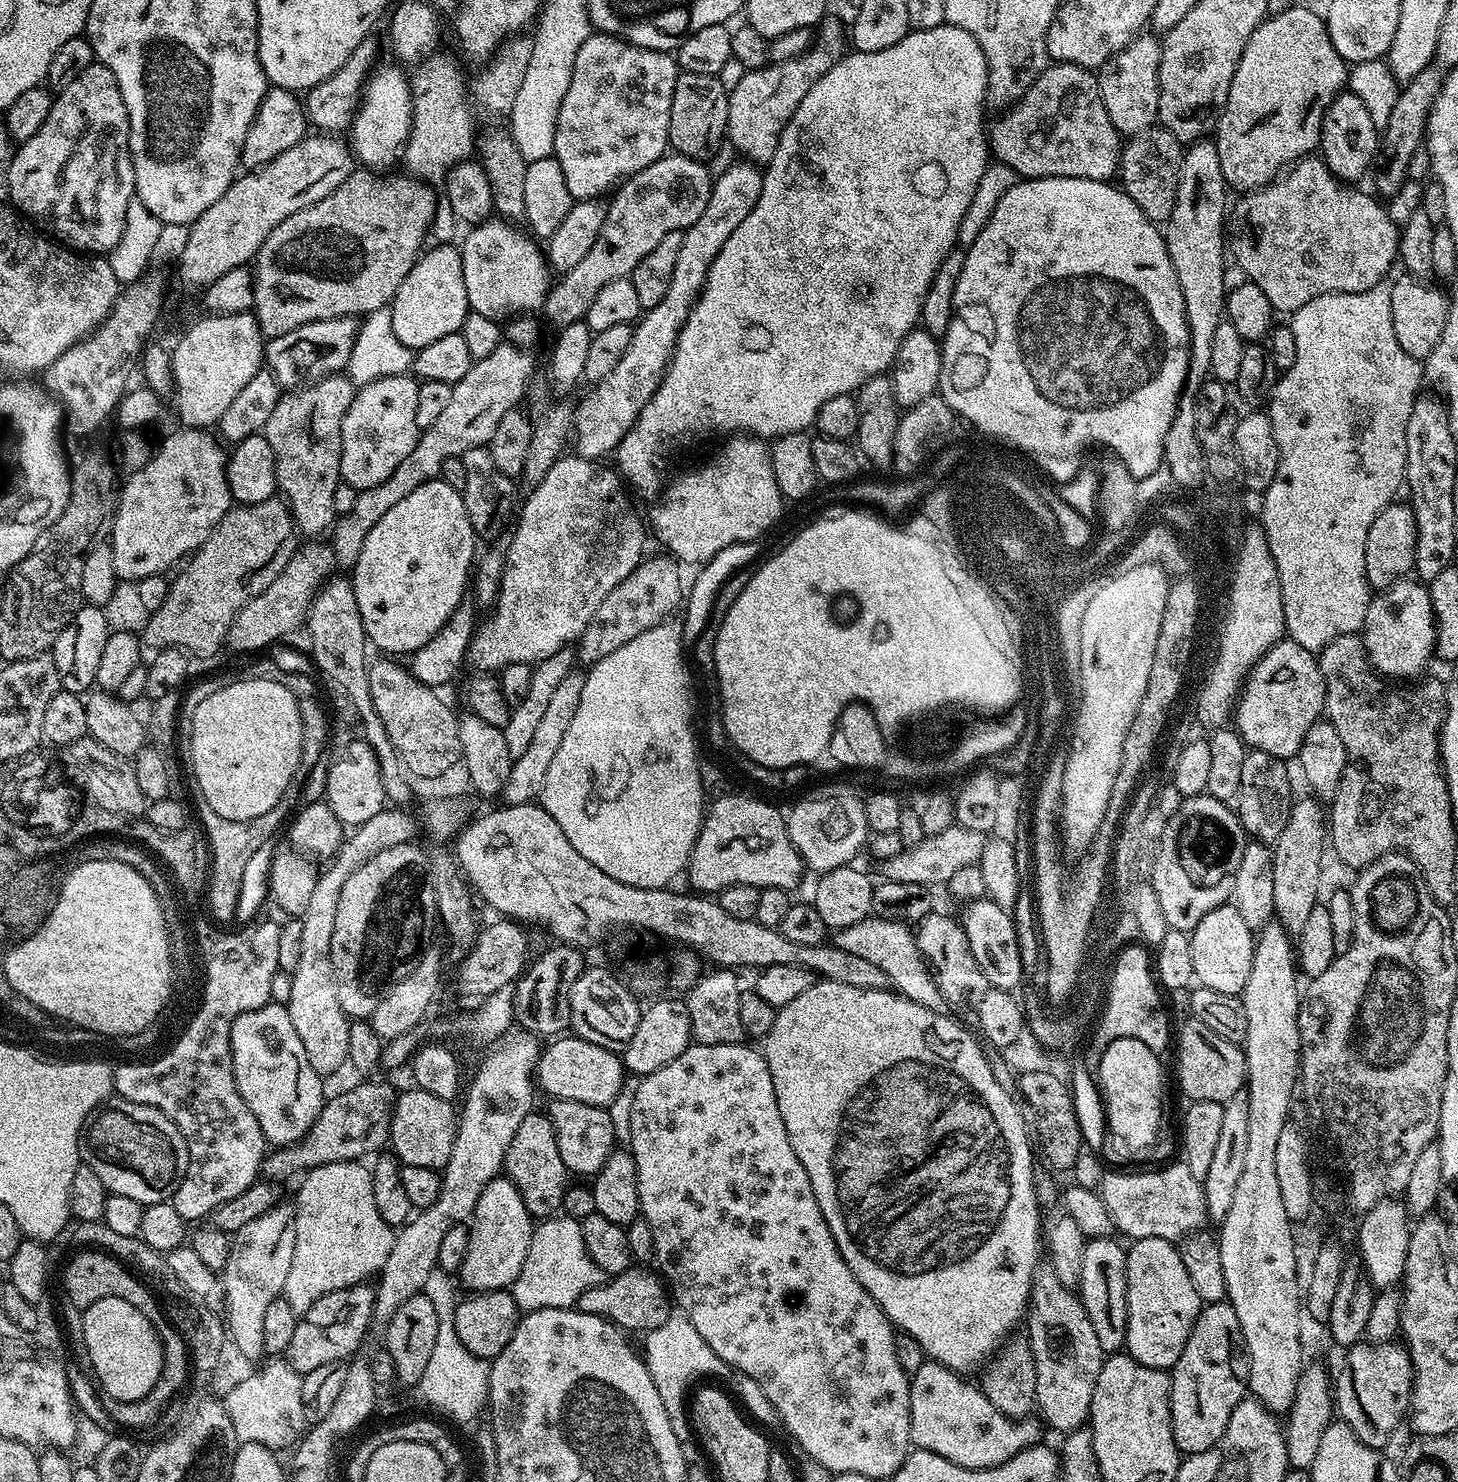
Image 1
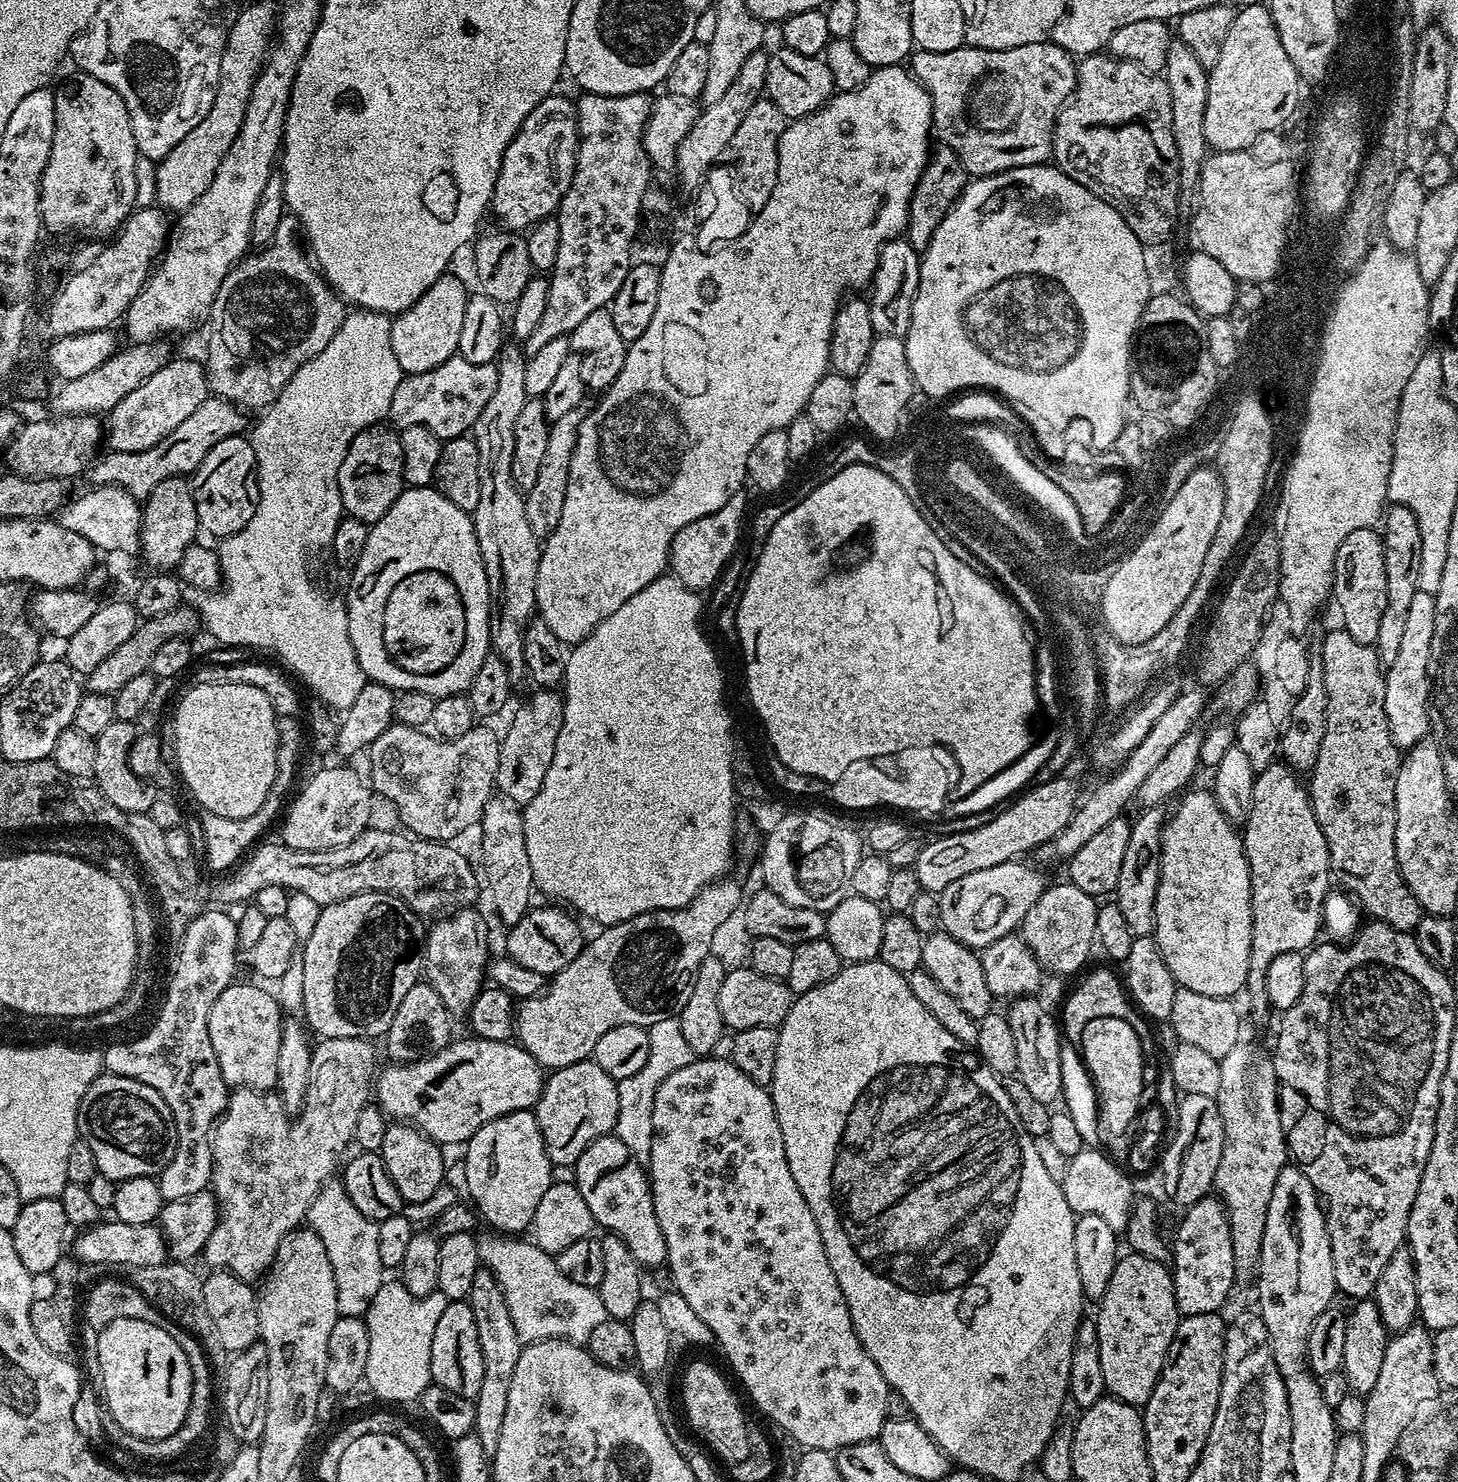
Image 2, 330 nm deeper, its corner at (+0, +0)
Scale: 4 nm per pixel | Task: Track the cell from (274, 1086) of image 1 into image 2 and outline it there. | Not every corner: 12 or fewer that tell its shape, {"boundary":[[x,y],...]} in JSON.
{"boundary":[[234,982],[208,1033],[233,1089],[272,1090],[279,1000]]}

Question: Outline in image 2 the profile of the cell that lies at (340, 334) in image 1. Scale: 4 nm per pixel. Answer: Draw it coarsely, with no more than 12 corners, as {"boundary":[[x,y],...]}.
{"boundary":[[208,399],[158,446],[105,451],[96,486],[137,498],[166,478],[191,477],[222,438],[245,431],[237,405]]}

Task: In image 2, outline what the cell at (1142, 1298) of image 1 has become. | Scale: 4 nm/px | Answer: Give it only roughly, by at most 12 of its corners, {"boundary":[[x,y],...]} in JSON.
{"boundary":[[1117,1259],[1094,1319],[1105,1393],[1143,1406],[1182,1317],[1169,1265]]}

